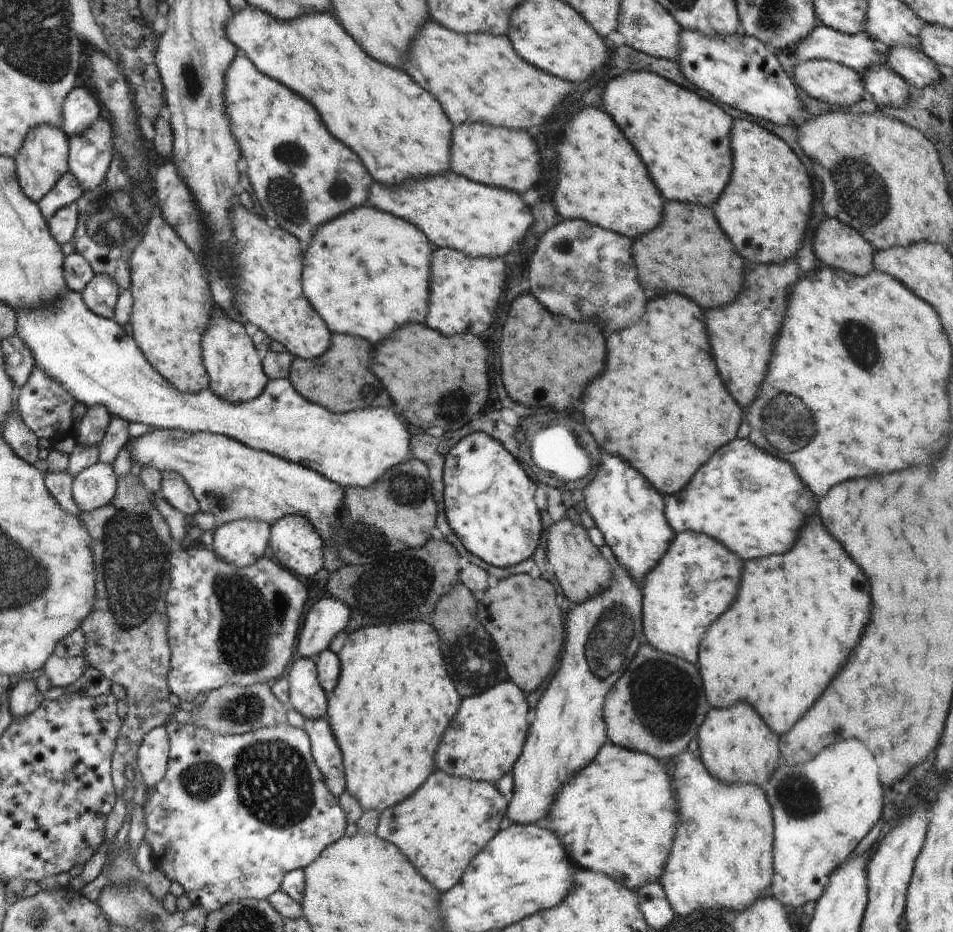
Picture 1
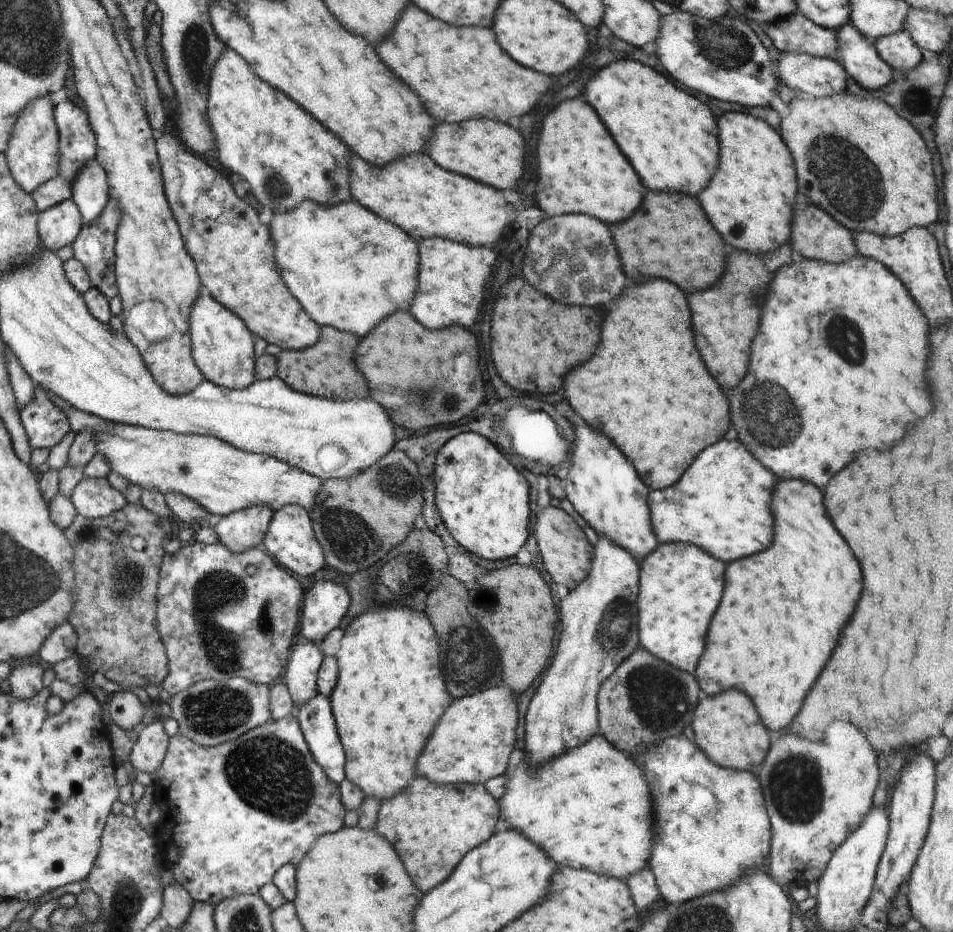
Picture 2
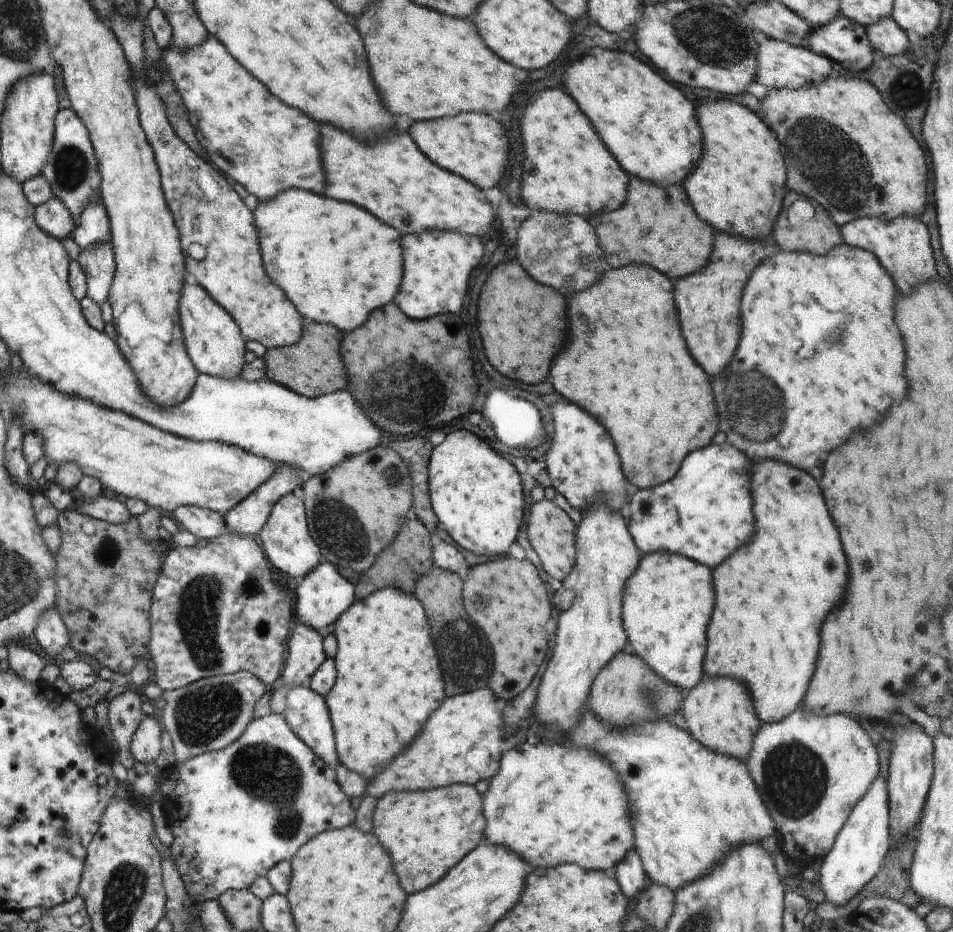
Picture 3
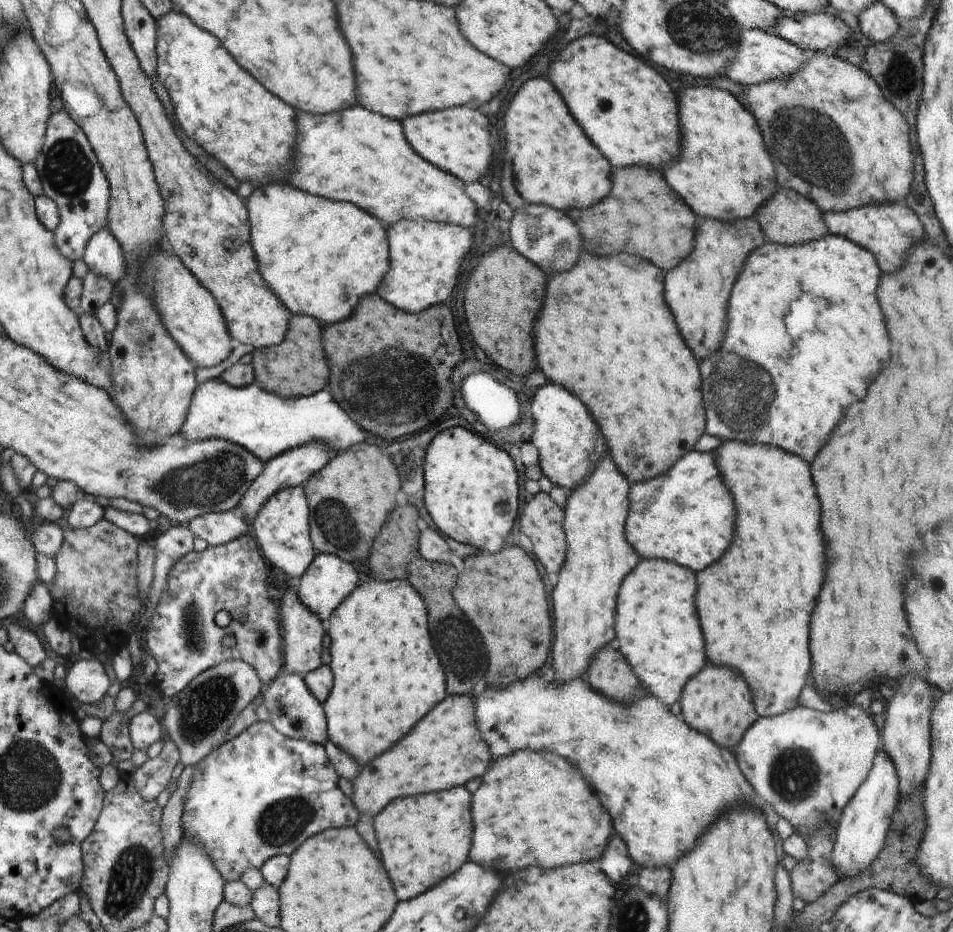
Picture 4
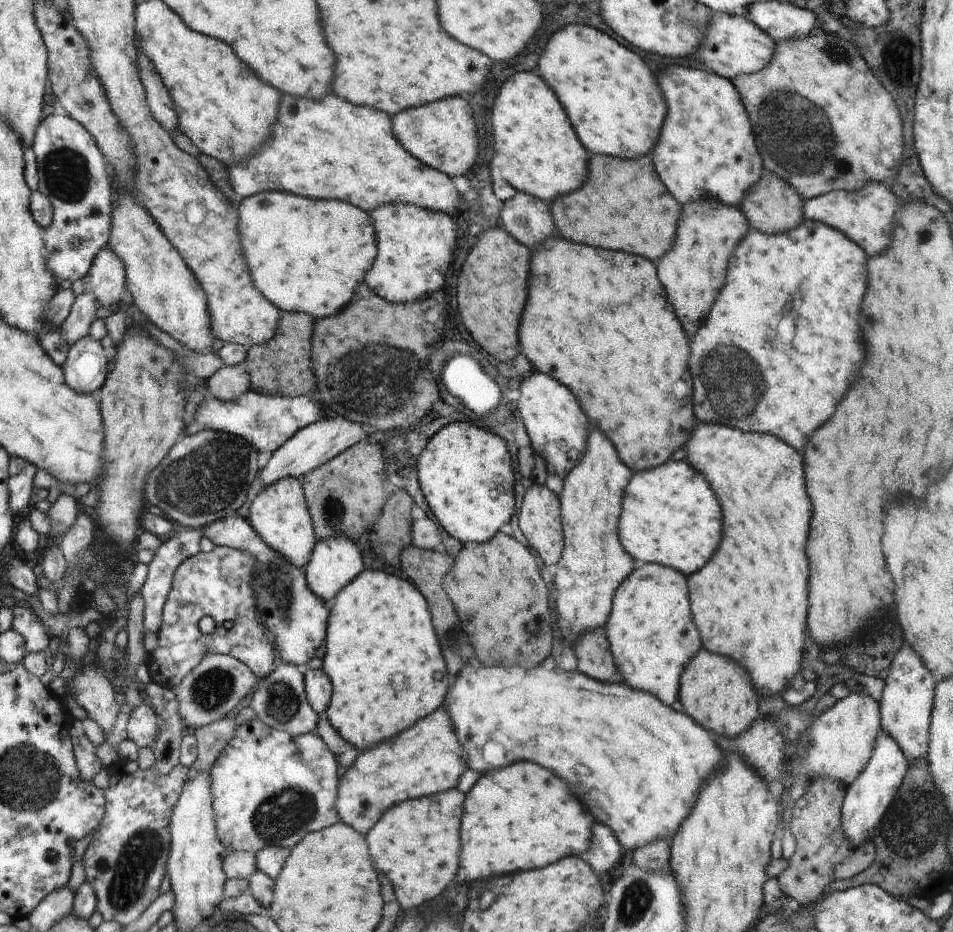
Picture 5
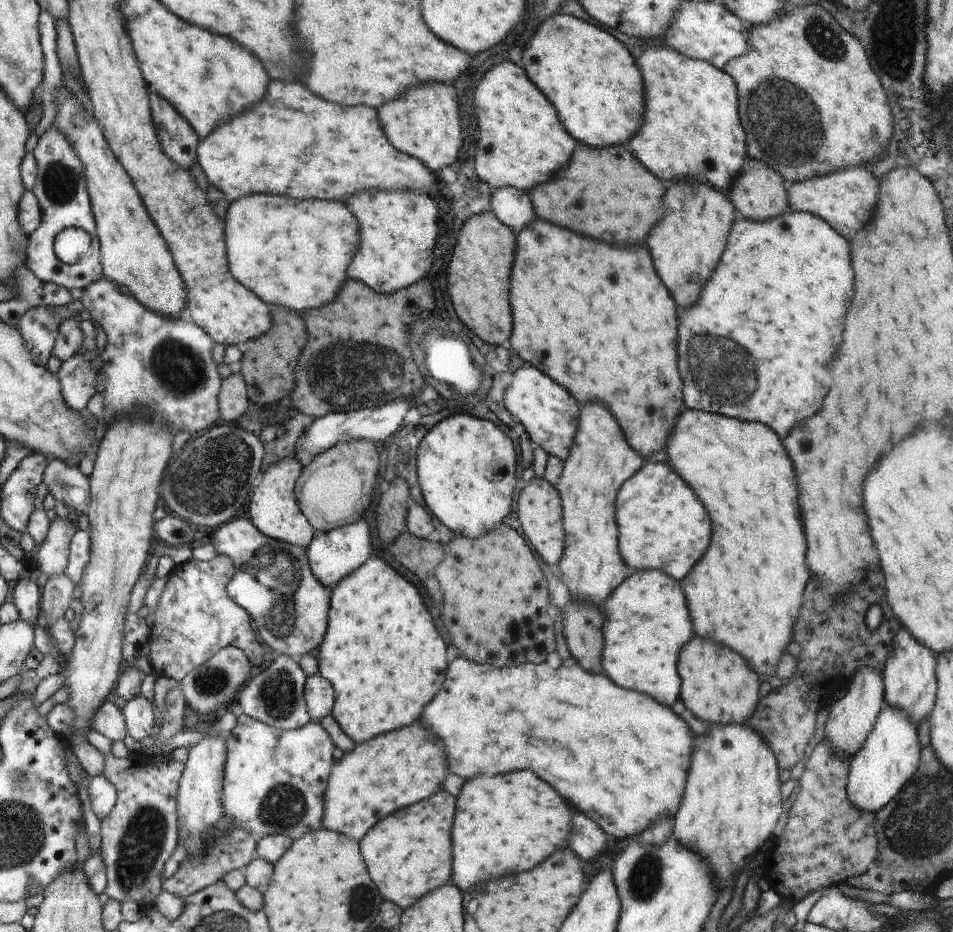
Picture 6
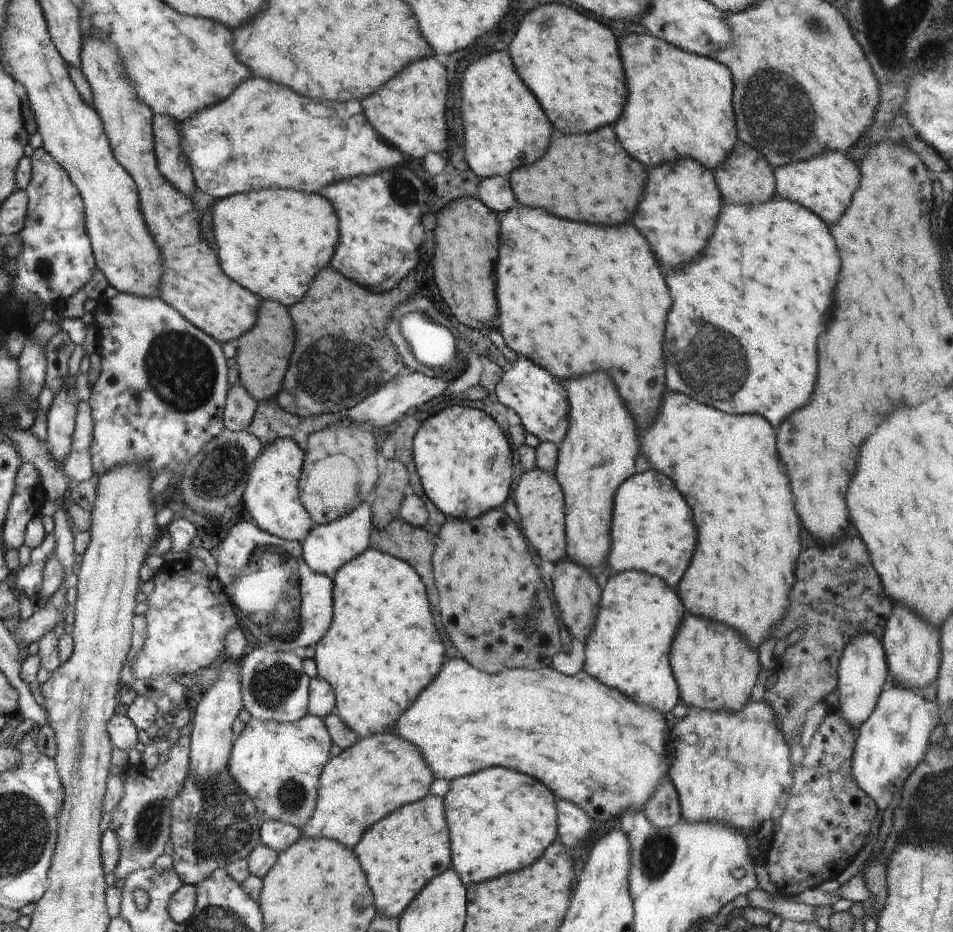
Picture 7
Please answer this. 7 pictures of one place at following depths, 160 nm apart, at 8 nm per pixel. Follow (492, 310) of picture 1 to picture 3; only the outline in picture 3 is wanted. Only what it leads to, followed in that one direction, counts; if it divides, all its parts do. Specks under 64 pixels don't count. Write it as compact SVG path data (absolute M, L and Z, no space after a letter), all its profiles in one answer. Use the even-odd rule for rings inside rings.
M443 230L424 231L420 234L404 234L404 292L400 292L400 298L396 296L394 302L402 311L412 319L424 320L432 318L436 314L460 314L462 302L468 290L470 272L480 264L484 256L484 246L477 236L462 236L458 231Z

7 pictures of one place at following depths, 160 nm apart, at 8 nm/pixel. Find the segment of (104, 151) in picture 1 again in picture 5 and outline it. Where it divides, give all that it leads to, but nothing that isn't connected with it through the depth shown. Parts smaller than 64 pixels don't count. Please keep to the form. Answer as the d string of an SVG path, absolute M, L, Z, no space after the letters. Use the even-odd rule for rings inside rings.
M110 245L95 256L91 270L83 279L86 291L93 292L101 302L101 306L115 306L115 308L127 284L124 263L115 255Z

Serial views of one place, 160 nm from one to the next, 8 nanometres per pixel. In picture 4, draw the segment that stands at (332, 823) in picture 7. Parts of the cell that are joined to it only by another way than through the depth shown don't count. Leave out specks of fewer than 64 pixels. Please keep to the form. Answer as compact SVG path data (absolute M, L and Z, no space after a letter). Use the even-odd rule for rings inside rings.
M448 696L404 744L396 743L390 751L359 769L352 782L355 807L361 815L374 818L394 799L427 795L466 784L476 776L484 776L490 766L490 750L484 736L478 734L474 718L474 700L470 696Z

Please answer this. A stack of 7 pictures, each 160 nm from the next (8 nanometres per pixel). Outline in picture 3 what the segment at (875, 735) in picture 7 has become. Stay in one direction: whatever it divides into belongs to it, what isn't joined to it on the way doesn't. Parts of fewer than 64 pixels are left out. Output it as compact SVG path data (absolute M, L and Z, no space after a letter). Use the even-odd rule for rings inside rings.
M878 775L870 790L852 809L830 852L823 858L817 882L831 903L841 907L848 904L883 866L884 857L892 846L888 797L887 779Z

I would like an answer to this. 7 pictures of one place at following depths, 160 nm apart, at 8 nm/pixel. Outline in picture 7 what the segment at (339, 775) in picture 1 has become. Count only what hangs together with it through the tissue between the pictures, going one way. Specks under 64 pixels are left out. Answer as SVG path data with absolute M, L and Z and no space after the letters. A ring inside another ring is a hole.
M251 648L249 655L238 664L239 681L242 685L243 708L248 710L251 718L277 723L296 723L306 716L306 704L310 704L308 694L308 676L303 671L302 659L290 651L274 651L268 648Z

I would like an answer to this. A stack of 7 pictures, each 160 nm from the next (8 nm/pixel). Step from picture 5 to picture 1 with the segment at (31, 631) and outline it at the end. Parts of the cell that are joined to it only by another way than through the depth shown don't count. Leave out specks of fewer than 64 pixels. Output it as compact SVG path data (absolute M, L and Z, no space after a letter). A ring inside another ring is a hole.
M34 679L20 680L9 693L9 709L16 720L26 719L42 704L42 694Z

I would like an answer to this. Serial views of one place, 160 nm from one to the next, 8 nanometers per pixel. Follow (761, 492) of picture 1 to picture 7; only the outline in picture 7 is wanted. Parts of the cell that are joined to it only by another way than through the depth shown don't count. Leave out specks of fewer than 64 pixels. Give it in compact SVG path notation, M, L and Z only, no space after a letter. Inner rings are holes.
M648 470L648 472L642 472L642 474L636 474L636 476L631 476L632 480L628 480L628 484L624 484L624 488L620 488L620 496L615 496L616 497L616 548L611 548L612 549L612 570L609 570L609 567L607 566L608 572L611 574L614 573L619 573L622 571L640 571L640 572L652 572L654 576L664 576L664 580L668 580L668 584L672 584L672 586L676 586L678 582L680 582L680 578L684 576L684 570L688 568L688 564L690 564L690 560L692 560L692 556L694 556L694 548L696 548L696 526L694 526L694 522L692 522L692 512L690 512L690 506L686 504L686 500L682 498L682 494L678 492L678 488L674 486L674 482L670 480L670 478L666 478L662 472L658 472L658 470Z

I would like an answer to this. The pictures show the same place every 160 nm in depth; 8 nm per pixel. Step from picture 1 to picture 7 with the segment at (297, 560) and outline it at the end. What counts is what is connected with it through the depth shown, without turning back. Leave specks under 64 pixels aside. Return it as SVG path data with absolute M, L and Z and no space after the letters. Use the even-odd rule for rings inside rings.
M275 439L270 446L265 446L252 467L242 506L254 518L254 524L259 525L264 532L301 543L307 539L312 526L310 515L300 500L298 488L300 470L303 470L302 460L304 454L294 439Z

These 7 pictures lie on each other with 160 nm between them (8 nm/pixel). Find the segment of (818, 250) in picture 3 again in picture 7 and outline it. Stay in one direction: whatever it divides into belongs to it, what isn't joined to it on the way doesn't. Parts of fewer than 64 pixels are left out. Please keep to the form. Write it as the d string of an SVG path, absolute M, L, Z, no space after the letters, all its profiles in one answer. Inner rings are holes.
M738 142L730 152L728 160L713 171L723 192L723 199L729 205L743 205L765 203L777 196L773 169L755 148Z

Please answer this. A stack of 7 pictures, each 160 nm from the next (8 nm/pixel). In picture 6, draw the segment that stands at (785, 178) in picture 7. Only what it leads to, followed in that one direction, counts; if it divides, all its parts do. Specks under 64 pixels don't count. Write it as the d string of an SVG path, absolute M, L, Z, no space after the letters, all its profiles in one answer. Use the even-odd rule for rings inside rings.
M858 166L823 177L812 177L798 183L787 184L790 210L818 215L846 240L854 240L856 232L870 222L872 212L875 212L879 201L878 182L869 169Z

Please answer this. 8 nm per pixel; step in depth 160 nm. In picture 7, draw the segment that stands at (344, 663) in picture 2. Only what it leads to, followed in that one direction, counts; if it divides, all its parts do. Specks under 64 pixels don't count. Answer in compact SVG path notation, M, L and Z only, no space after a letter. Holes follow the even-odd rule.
M378 549L364 551L356 559L339 568L334 578L334 622L332 622L332 632L325 634L318 643L316 643L315 660L317 666L316 676L323 678L335 690L335 710L336 714L342 719L342 722L357 734L357 738L363 739L369 736L379 735L396 726L396 720L412 706L416 696L438 676L444 664L444 646L440 642L438 630L432 622L432 614L428 608L428 598L426 598L426 589L423 579L407 562L399 558L390 556L388 553L380 552Z

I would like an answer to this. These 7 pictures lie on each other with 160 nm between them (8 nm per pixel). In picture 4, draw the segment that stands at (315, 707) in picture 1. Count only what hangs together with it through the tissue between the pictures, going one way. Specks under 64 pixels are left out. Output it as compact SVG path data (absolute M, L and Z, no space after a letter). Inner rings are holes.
M294 583L294 588L288 588L285 590L286 596L282 600L283 606L283 639L284 645L284 668L286 672L299 675L308 675L310 672L315 671L322 660L320 660L320 652L322 652L322 642L327 642L327 638L324 636L324 631L322 630L322 624L320 624L320 619L313 612L310 612L310 609L307 606L304 606L303 601L299 599L299 596L296 592L296 587Z

